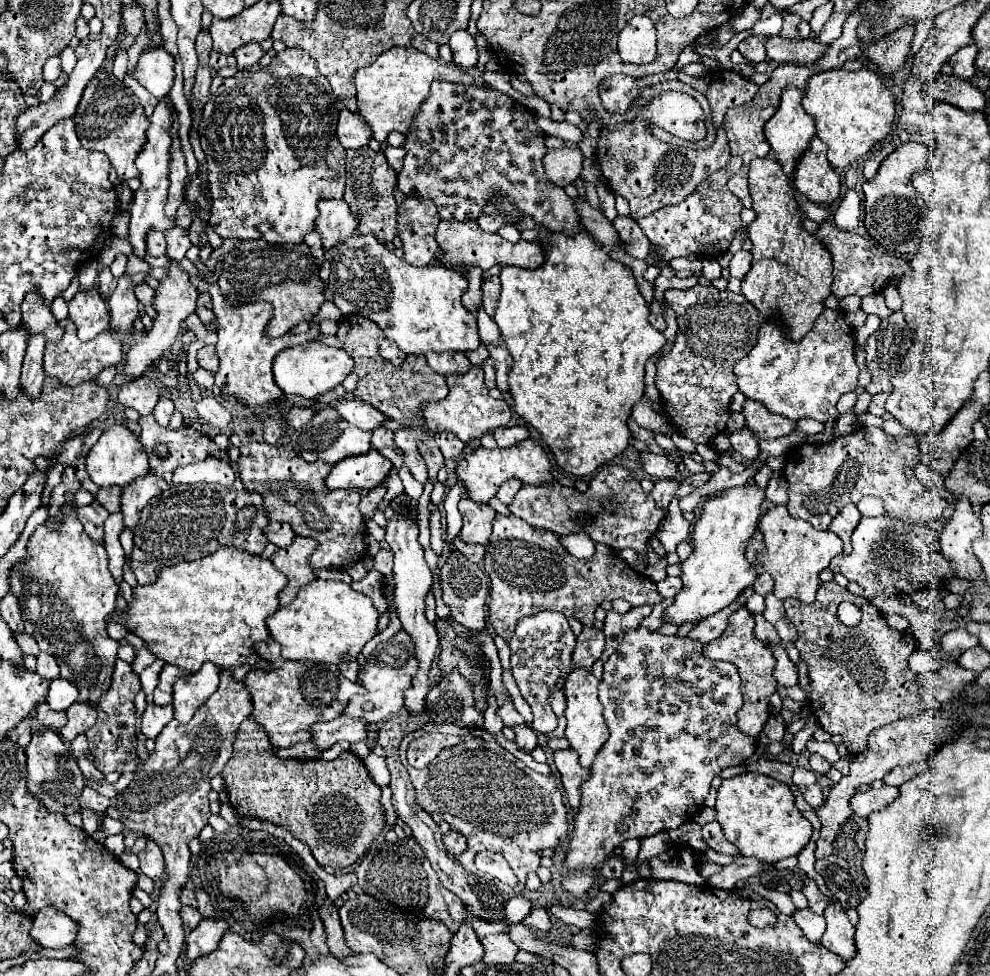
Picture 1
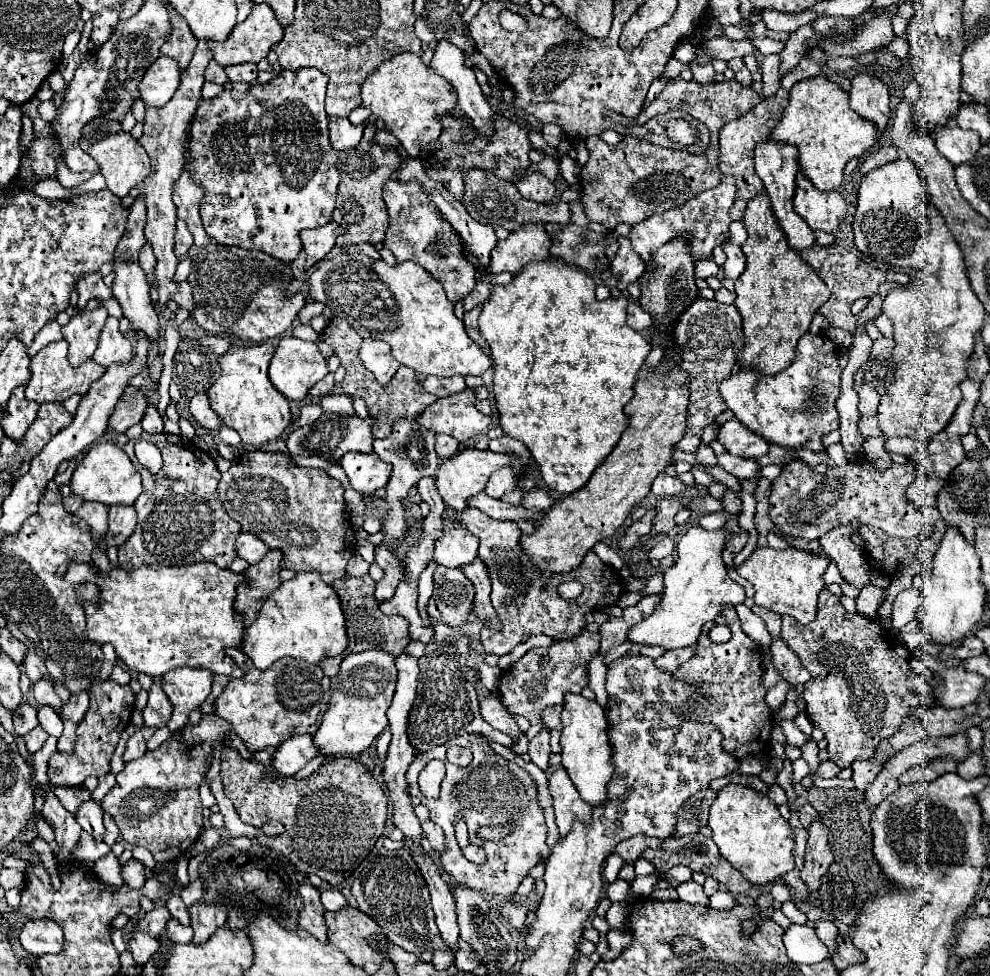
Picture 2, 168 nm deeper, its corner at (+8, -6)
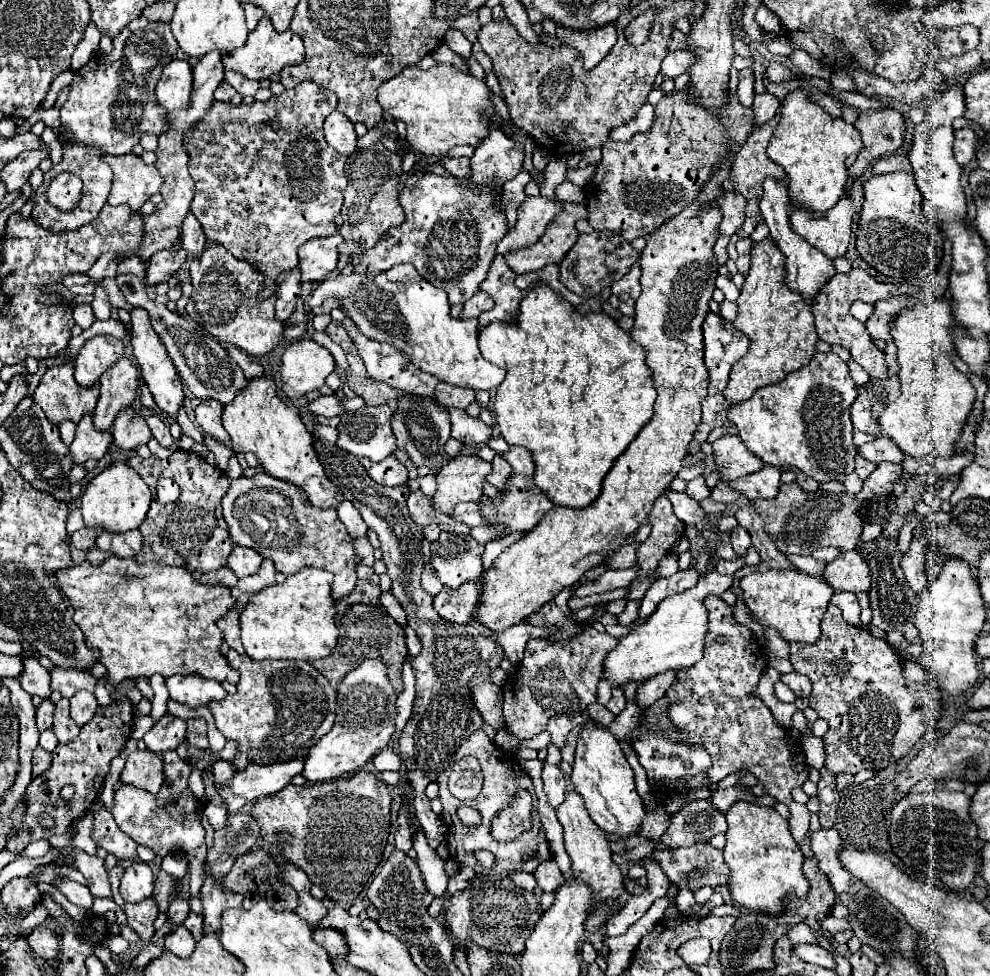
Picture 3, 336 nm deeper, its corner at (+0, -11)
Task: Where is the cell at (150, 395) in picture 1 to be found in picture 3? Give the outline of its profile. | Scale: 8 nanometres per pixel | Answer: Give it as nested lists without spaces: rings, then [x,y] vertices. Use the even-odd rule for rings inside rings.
[[[123,410],[119,420],[115,420],[113,428],[113,442],[123,450],[135,450],[141,444],[147,444],[151,438],[151,432],[147,428],[147,422],[137,416],[135,410]]]

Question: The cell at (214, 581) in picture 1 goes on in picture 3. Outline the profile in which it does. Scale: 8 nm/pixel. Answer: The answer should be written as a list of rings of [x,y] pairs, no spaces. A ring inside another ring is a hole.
[[[115,556],[97,568],[85,560],[81,566],[57,570],[55,576],[61,584],[61,592],[69,598],[75,610],[73,622],[83,630],[85,644],[99,650],[99,662],[107,668],[109,682],[113,686],[127,678],[151,678],[153,674],[161,674],[165,678],[173,674],[201,674],[217,682],[239,682],[239,672],[235,672],[221,654],[223,638],[215,624],[219,616],[229,612],[235,604],[229,588],[199,584],[197,578],[185,568],[139,564],[135,560],[123,560]]]

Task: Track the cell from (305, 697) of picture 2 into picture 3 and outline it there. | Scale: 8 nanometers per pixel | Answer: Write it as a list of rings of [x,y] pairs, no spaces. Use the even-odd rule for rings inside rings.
[[[233,648],[227,652],[227,662],[231,668],[239,670],[241,680],[237,692],[225,700],[211,700],[209,710],[215,718],[217,730],[227,738],[237,742],[237,748],[247,754],[253,764],[275,764],[295,758],[307,758],[309,748],[325,736],[335,724],[335,698],[337,692],[329,686],[329,680],[315,670],[309,662],[299,660],[251,660],[247,654],[237,654]]]

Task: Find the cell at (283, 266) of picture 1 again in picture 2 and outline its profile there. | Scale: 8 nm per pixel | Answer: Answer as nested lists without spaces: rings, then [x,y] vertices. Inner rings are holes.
[[[187,135],[185,141],[183,173],[173,183],[173,201],[177,205],[177,217],[187,223],[195,241],[191,251],[187,253],[193,261],[191,275],[187,279],[193,287],[193,299],[197,305],[193,317],[197,325],[205,329],[209,335],[233,335],[241,339],[245,345],[257,345],[275,339],[291,327],[297,313],[305,305],[305,297],[301,293],[287,297],[287,287],[293,279],[291,263],[279,261],[263,251],[221,245],[205,233],[199,219],[199,203],[203,199],[203,187],[199,187],[199,183],[195,183],[191,173],[187,171],[191,159],[189,141],[191,135]],[[243,253],[247,253],[249,257],[243,259]]]

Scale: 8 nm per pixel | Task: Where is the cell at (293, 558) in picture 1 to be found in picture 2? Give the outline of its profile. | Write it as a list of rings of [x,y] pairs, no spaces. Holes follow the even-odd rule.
[[[271,549],[259,563],[249,565],[243,575],[249,575],[249,585],[243,583],[239,585],[237,599],[235,599],[235,609],[243,613],[245,617],[245,627],[247,623],[253,623],[259,615],[259,609],[263,607],[263,601],[267,595],[271,595],[275,589],[281,585],[281,561],[283,561],[283,551],[281,549]]]

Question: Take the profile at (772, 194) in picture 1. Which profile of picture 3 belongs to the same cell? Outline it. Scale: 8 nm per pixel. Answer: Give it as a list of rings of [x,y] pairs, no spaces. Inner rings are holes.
[[[769,238],[755,244],[751,250],[751,270],[745,278],[741,294],[737,298],[739,314],[733,322],[739,332],[749,338],[747,354],[733,364],[729,374],[729,384],[725,388],[725,400],[729,404],[741,404],[749,400],[757,388],[781,382],[789,372],[799,370],[809,364],[815,354],[815,316],[811,304],[803,296],[791,292],[783,280],[783,254]]]

